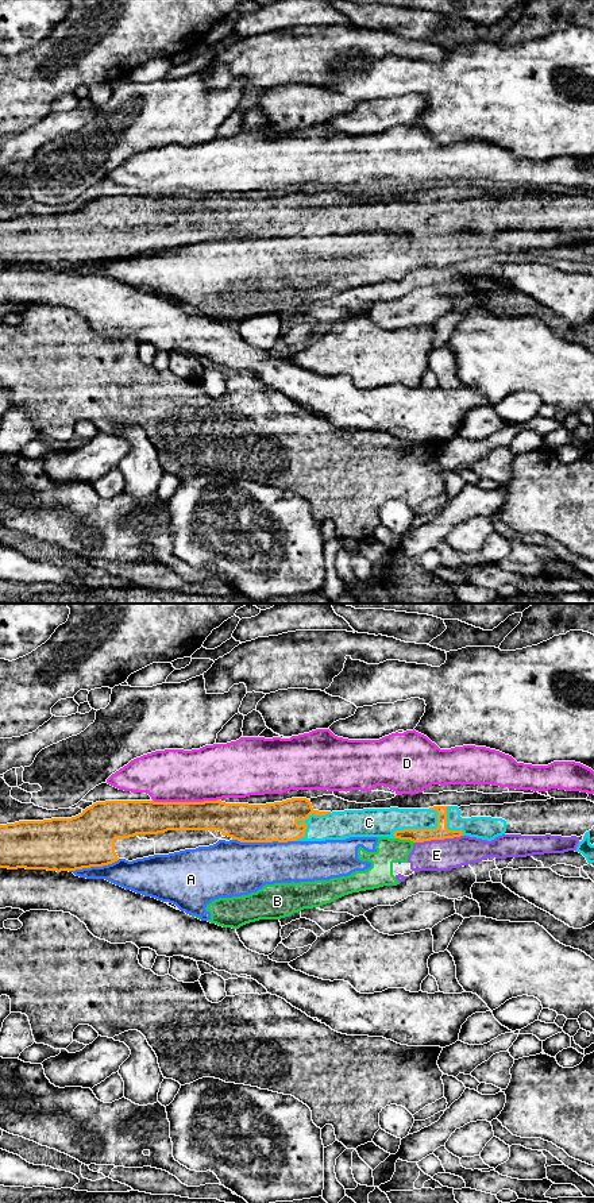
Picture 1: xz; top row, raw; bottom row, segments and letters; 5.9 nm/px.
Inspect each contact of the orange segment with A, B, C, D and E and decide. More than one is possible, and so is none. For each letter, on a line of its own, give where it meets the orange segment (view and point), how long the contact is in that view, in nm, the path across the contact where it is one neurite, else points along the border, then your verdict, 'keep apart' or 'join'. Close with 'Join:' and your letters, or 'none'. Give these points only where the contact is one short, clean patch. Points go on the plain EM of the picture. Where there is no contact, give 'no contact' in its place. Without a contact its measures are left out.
A: meets orange in xz at (265, 236); contact 380 nm long; keep apart
B: meets orange in xz at (404, 234); contact 120 nm long; keep apart
C: meets orange in xz at (421, 224); contact 320 nm long; join
D: meets orange in xz at (185, 197); contact 400 nm long; keep apart
E: meets orange in xz at (438, 234); contact 300 nm long; keep apart
Join: C

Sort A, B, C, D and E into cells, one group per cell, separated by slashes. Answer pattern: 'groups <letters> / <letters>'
groups A B E / C / D

